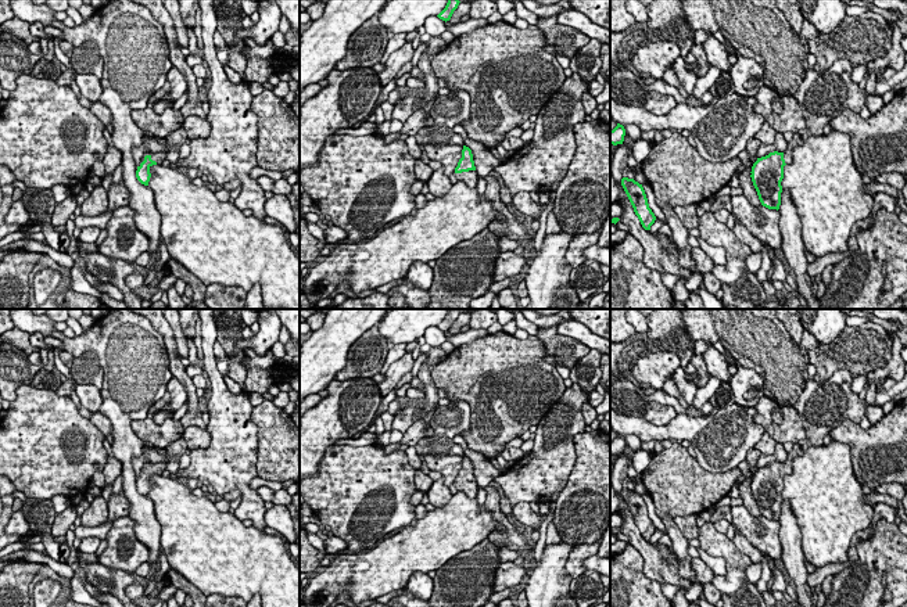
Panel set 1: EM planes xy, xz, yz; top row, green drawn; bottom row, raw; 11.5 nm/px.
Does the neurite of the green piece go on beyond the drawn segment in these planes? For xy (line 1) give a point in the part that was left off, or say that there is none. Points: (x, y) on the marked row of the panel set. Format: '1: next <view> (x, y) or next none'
1: next xy (158, 157)

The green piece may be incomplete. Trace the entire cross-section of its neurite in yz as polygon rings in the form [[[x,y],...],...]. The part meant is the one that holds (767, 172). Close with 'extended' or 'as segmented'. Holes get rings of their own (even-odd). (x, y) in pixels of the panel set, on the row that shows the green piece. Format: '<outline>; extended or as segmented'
[[[840,58],[827,71],[810,68],[806,72],[802,85],[795,93],[806,119],[806,127],[793,134],[784,152],[770,152],[757,158],[752,166],[750,177],[763,206],[779,209],[784,166],[792,164],[793,150],[797,146],[802,146],[811,136],[821,136],[824,126],[845,109],[860,114],[870,96],[882,97],[907,79],[907,62],[900,71],[886,67],[875,80],[875,91],[870,94],[852,80],[852,69],[850,62]]]; extended

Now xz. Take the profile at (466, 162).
[[[463,146],[462,158],[455,168],[455,172],[449,176],[452,183],[459,180],[465,182],[470,188],[477,187],[478,175],[476,172],[472,150]]]; extended

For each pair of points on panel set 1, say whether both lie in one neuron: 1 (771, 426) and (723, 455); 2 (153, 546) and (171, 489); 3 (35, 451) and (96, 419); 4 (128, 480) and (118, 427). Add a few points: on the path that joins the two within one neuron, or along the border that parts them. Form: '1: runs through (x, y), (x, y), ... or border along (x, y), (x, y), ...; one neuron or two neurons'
1: border along (753, 408), (753, 419), (763, 430); two neurons
2: border along (147, 496), (160, 524), (161, 550); two neurons
3: border along (88, 419), (104, 437); two neurons
4: runs through (126, 467), (125, 440); one neuron

